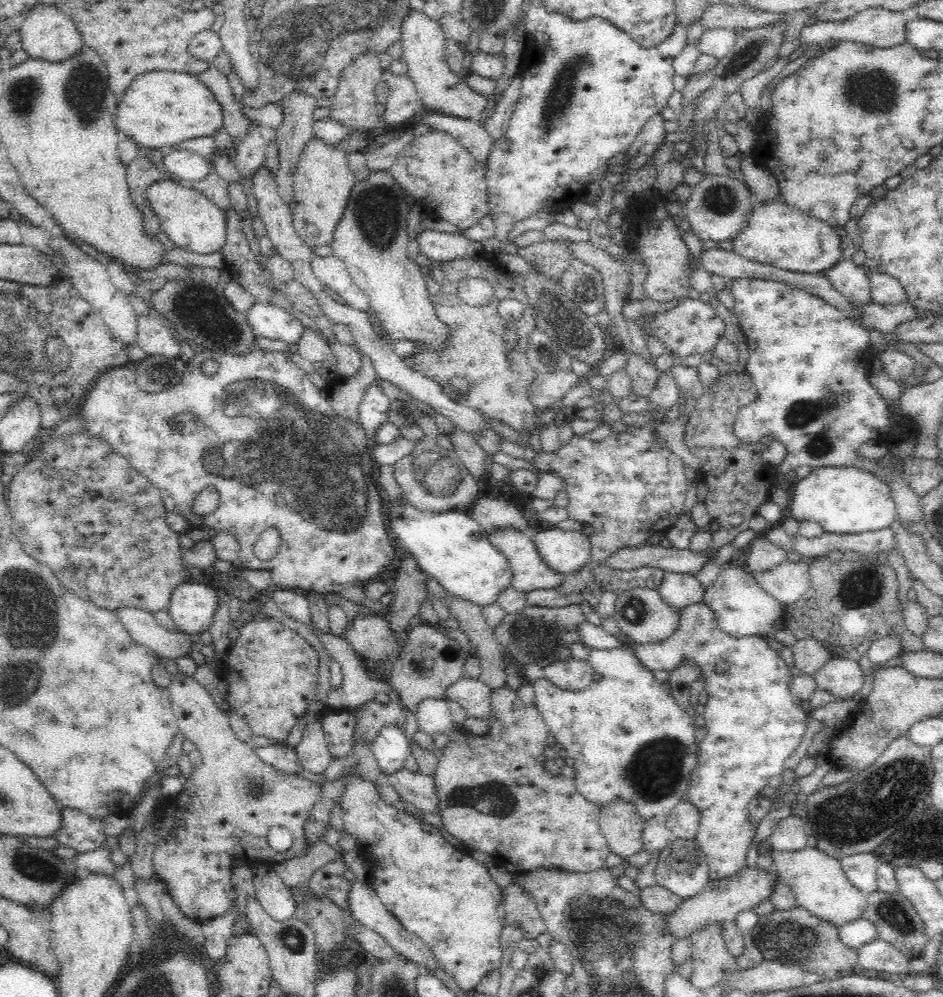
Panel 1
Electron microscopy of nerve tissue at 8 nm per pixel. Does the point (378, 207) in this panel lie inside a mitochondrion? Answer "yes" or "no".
yes

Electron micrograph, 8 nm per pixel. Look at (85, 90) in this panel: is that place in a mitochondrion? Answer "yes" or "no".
yes

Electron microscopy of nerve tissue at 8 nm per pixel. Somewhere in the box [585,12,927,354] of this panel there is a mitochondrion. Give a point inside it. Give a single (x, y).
(874, 91)

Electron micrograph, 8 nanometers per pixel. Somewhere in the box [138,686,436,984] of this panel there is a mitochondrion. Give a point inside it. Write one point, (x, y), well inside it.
(293, 939)

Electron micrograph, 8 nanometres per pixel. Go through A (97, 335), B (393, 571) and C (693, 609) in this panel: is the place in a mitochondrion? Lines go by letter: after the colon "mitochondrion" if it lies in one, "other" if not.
A: other
B: other
C: other

